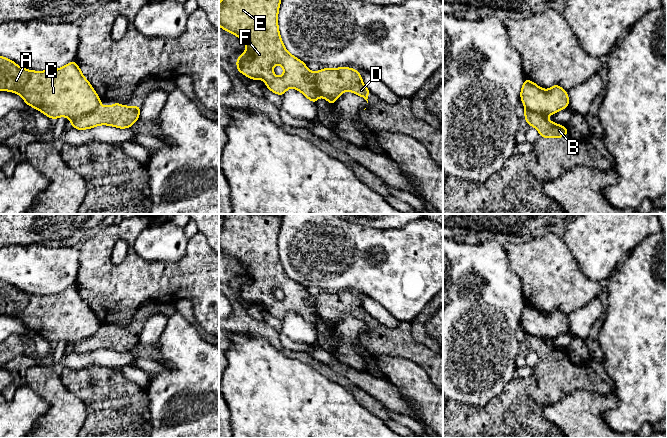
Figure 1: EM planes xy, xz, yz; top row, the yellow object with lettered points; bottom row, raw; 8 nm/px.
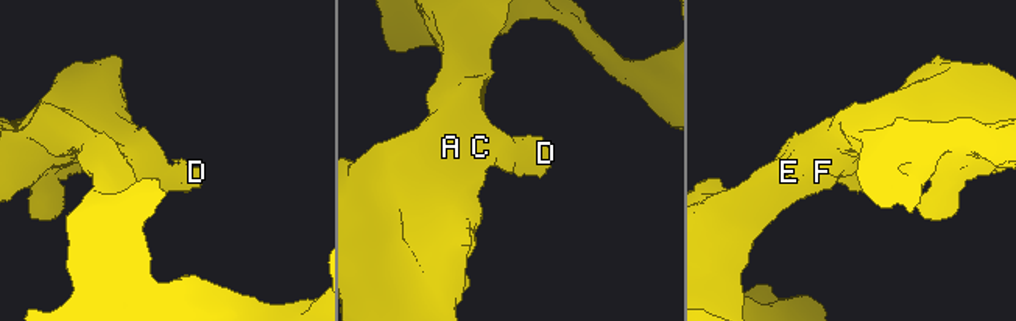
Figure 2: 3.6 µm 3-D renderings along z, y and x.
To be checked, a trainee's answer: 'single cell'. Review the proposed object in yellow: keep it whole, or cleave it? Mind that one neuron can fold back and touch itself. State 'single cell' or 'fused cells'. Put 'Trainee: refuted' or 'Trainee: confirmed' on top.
Trainee: refuted
fused cells

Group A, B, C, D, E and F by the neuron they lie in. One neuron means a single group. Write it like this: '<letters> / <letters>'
A C E F / B D

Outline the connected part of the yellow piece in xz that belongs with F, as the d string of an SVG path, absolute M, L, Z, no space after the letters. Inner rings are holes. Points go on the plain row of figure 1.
M221 214L222 224L219 228L219 250L227 256L233 257L246 268L246 275L243 276L236 283L236 291L238 296L244 300L251 302L254 305L262 303L266 307L266 311L277 319L283 320L288 312L294 312L303 317L303 319L317 328L317 323L320 317L316 309L309 304L309 297L311 296L306 288L291 279L284 271L283 265L280 261L278 252L278 235L281 227L281 216L273 214ZM279 288L284 293L284 299L277 301L273 298L273 290Z

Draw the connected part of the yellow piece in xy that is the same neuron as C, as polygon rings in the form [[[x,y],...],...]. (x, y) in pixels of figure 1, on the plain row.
[[[0,280],[0,314],[19,318],[24,326],[51,343],[61,340],[71,345],[94,335],[101,323],[84,301],[76,285],[54,294],[32,295]]]

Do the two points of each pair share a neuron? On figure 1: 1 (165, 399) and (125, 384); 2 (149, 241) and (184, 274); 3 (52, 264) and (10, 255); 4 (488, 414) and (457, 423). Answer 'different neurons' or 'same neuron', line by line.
1: different neurons
2: different neurons
3: same neuron
4: same neuron

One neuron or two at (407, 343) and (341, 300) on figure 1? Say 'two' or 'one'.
one

